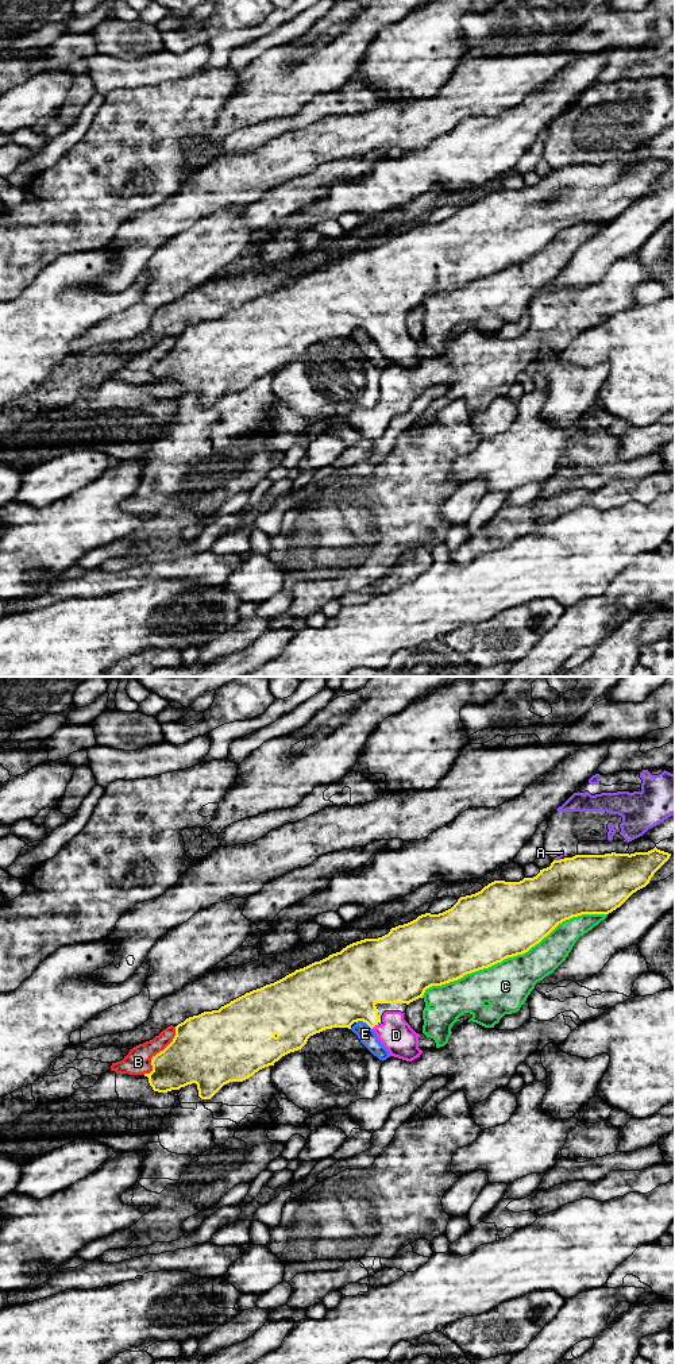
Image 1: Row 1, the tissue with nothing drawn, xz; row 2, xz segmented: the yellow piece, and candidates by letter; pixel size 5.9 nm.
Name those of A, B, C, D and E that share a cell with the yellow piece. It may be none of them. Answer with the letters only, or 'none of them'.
D

